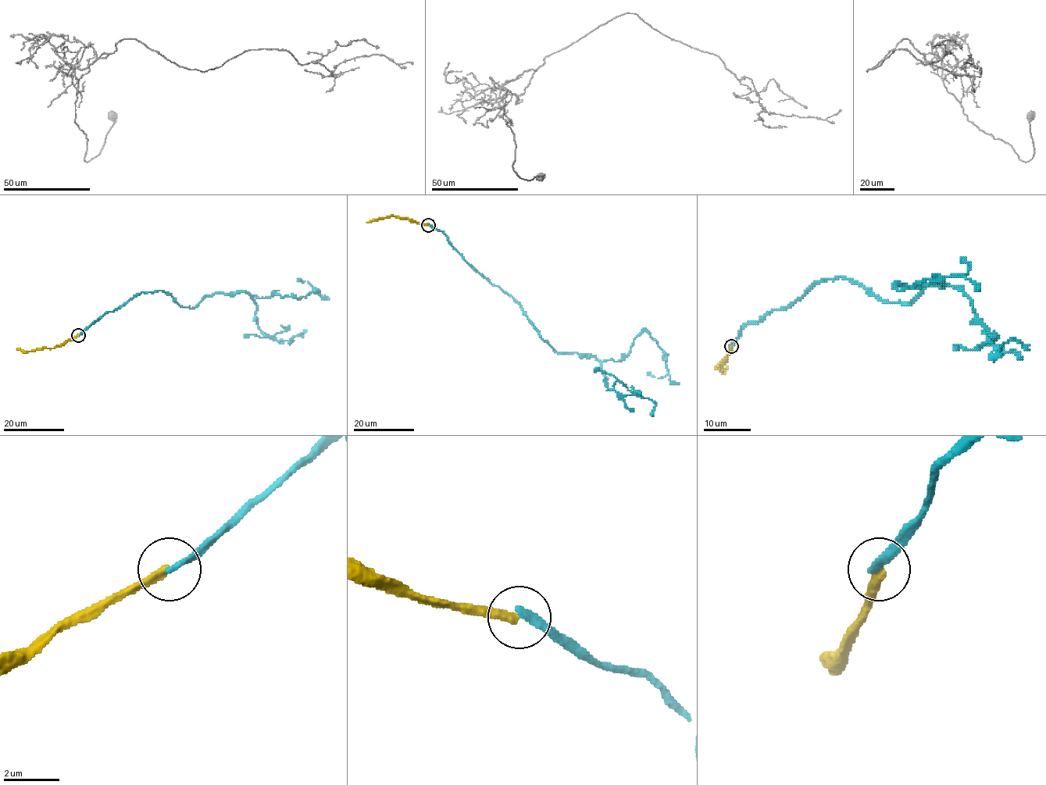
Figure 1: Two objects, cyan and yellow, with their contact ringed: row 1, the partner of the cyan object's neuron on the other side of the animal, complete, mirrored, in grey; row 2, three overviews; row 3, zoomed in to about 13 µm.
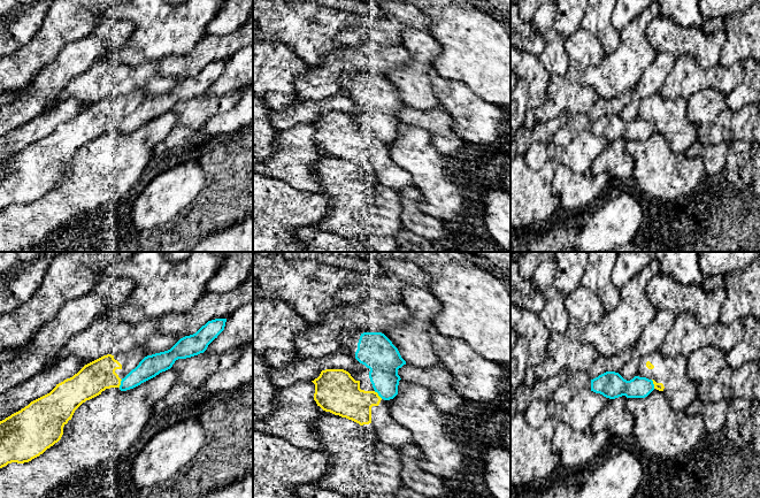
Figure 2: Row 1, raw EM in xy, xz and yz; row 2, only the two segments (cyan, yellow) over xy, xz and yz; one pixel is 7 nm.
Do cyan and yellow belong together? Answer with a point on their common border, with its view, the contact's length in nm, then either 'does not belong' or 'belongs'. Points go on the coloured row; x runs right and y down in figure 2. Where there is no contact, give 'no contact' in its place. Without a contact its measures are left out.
meets cyan in xz at (378, 395); contact 80 nm long; does not belong

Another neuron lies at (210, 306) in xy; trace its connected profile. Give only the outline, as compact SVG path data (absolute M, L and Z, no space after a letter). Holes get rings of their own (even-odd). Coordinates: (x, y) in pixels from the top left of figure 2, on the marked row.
M250 278L228 292L205 292L186 313L164 315L158 321L159 331L183 338L195 334L208 321L229 317L248 302L253 302L253 279Z

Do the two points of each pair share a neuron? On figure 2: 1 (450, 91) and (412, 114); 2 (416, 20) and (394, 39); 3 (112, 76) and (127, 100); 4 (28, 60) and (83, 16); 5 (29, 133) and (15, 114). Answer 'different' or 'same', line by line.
1: different
2: same
3: different
4: same
5: different

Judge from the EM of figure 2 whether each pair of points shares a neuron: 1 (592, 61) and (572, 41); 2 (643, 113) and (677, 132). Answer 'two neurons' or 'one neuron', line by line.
1: one neuron
2: one neuron

